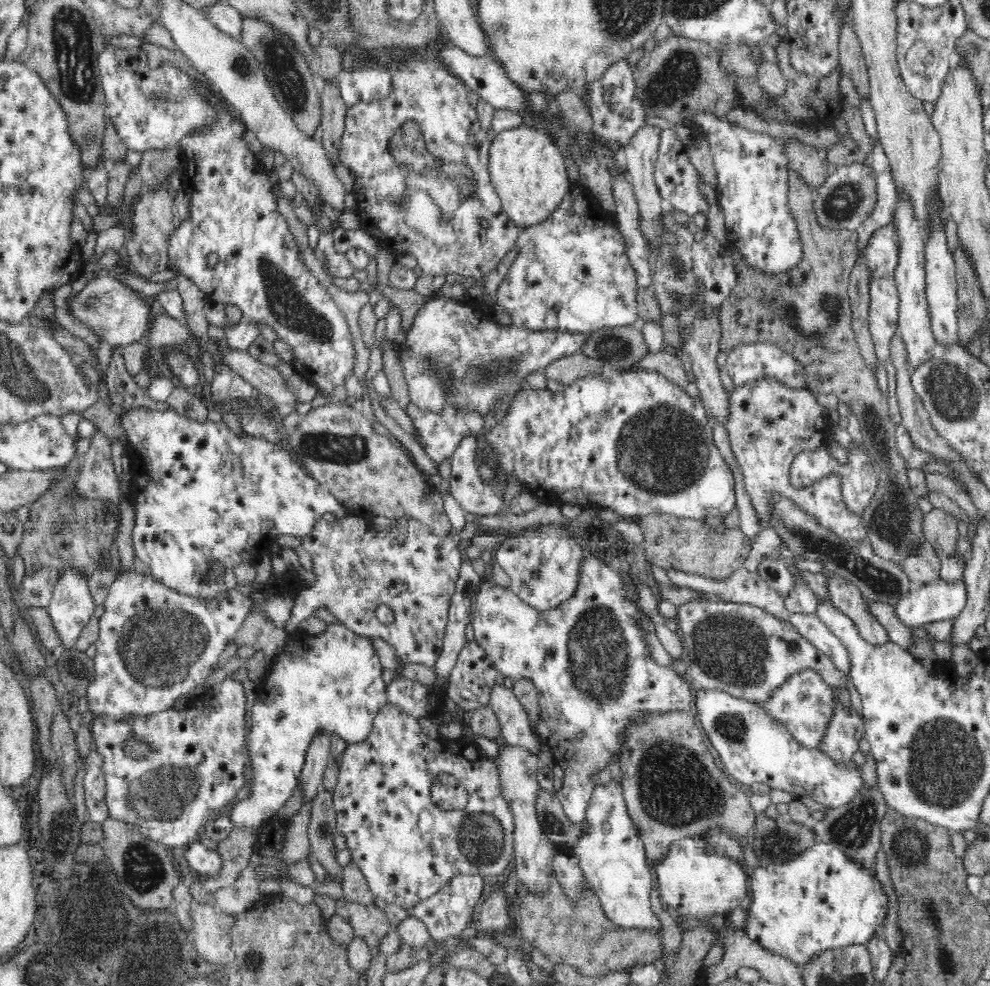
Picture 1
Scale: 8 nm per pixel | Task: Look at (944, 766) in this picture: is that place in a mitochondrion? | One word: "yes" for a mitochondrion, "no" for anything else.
yes

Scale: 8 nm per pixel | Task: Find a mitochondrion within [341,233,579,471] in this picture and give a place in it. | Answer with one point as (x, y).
(475, 376)

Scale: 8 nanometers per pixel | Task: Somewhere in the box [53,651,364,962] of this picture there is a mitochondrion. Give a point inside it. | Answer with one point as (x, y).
(166, 793)

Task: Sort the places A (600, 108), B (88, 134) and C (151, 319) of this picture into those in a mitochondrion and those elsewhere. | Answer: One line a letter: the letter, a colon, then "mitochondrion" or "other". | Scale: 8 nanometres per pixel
A: other
B: mitochondrion
C: other

